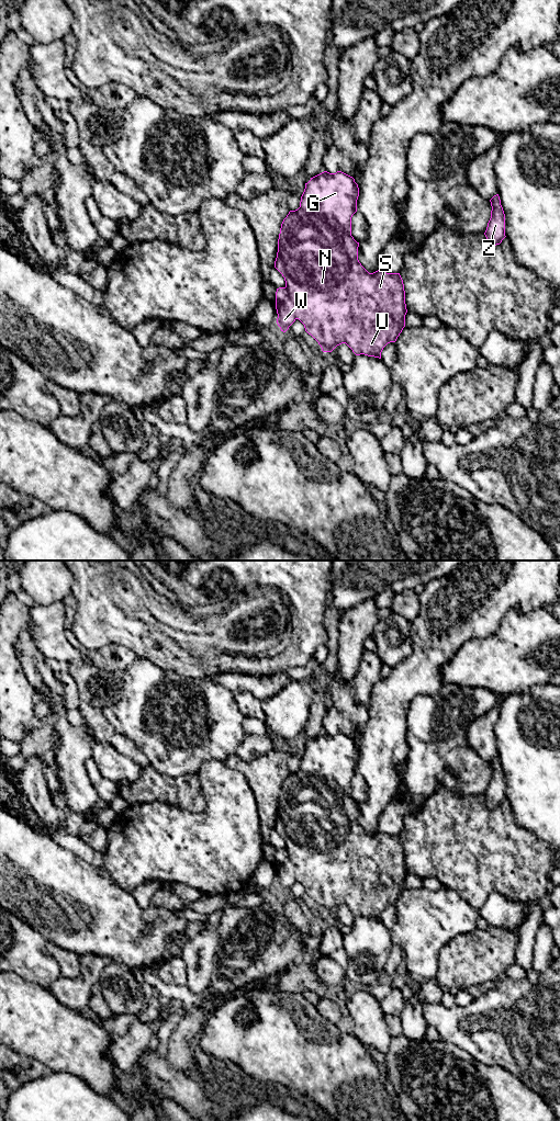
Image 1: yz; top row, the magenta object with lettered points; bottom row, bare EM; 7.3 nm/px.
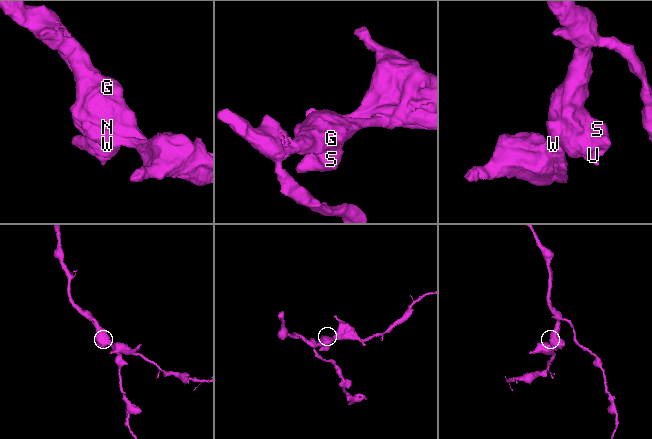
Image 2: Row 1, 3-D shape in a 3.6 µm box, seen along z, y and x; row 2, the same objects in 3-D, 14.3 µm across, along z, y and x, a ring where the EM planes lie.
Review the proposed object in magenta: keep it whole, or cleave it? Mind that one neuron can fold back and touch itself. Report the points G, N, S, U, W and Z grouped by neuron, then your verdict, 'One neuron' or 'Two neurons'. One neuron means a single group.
Groups: G N S U Z / W. Two neurons

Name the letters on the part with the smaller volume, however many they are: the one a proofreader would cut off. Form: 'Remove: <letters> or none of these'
Remove: W

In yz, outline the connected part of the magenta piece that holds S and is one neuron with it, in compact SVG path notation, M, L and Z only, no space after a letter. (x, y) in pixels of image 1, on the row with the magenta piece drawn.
M324 171L311 178L311 180L305 183L305 189L301 196L300 207L295 211L290 211L281 224L275 268L284 278L285 288L288 290L289 295L295 305L296 319L304 325L305 331L318 342L323 352L332 352L337 346L346 343L356 355L365 354L381 359L383 348L390 342L395 342L405 327L405 315L407 313L405 304L405 291L400 273L387 273L380 270L369 273L359 262L359 242L357 242L351 236L351 217L357 212L358 196L359 188L355 182L355 179L341 171L337 171L336 173Z

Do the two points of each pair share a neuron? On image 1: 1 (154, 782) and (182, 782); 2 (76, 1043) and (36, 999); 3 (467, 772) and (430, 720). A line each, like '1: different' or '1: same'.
1: same
2: same
3: same

